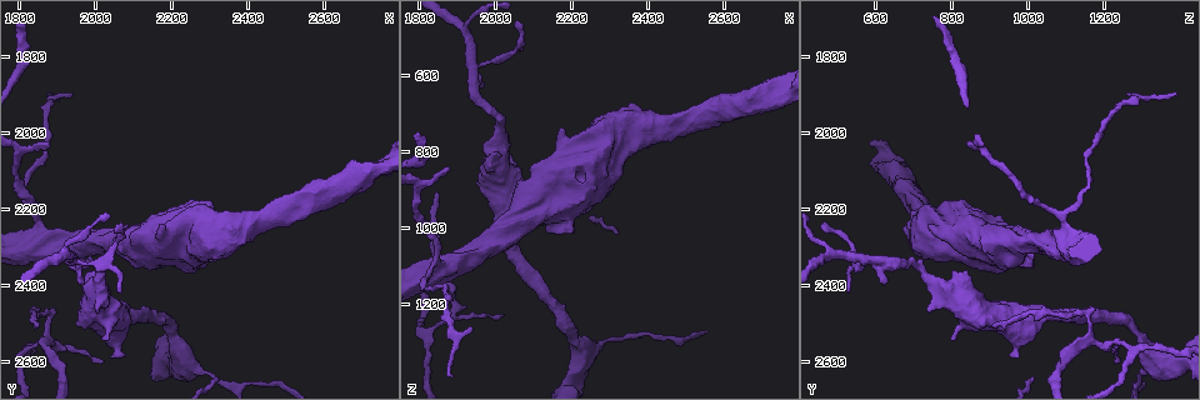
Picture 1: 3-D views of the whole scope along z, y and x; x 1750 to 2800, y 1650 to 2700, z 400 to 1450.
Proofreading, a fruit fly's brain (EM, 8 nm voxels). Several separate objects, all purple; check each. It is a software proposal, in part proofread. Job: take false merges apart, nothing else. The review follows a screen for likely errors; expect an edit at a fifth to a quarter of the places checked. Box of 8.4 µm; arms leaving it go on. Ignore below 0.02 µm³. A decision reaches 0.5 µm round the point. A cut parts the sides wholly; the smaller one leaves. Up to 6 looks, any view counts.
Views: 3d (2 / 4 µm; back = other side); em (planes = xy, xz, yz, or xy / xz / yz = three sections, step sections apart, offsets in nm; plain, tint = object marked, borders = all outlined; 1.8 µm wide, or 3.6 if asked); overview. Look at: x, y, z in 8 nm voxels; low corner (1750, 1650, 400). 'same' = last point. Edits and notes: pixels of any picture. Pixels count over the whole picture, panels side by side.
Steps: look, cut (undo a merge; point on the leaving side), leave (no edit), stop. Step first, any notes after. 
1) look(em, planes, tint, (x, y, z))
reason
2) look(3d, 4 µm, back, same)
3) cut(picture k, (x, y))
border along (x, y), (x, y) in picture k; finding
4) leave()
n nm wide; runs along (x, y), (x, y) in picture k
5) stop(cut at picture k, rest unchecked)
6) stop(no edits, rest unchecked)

look(3d, 4 µm, (2365, 2255, 720))
thick turns thin

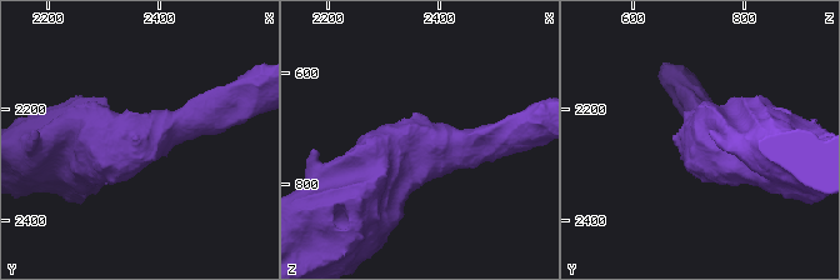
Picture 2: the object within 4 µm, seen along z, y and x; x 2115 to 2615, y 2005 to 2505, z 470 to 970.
look(em, 3.6 µm, planes, tint, (2370, 2255, 725))
shape alone is not enough

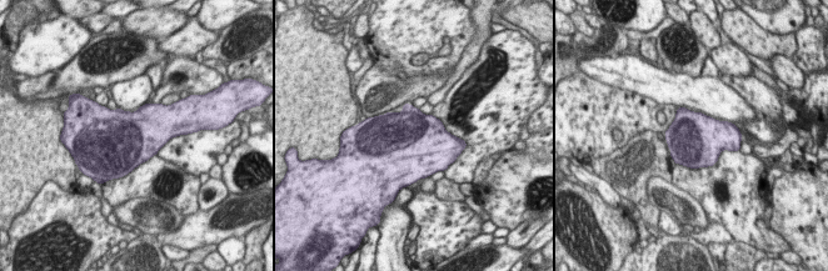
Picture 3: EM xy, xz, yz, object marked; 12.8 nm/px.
leave()
700 nm wide; one cell here

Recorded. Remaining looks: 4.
look(em, 3.6 µm, yz, step 8, tint, (2155, 2335, 975))
sudden change in width

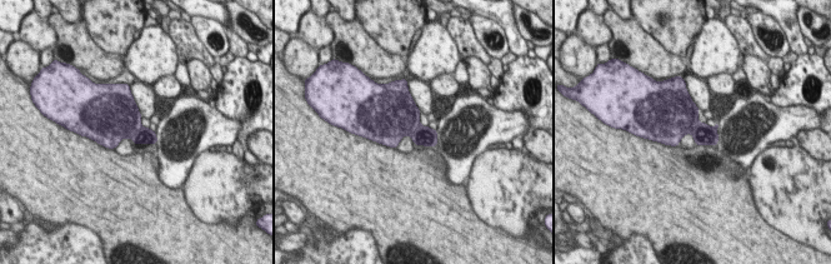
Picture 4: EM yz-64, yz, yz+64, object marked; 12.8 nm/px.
leave()
continuous, no second cell

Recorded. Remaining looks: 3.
look(3d, 4 µm, (2005, 2420, 780))
thick turns thin

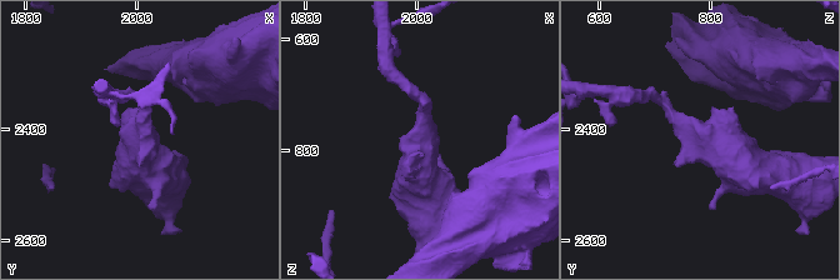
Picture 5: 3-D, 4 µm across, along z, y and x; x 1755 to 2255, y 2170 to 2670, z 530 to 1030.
look(em, 3.6 µm, planes, tint, (2005, 2420, 780))
arms of 170, 600 nm

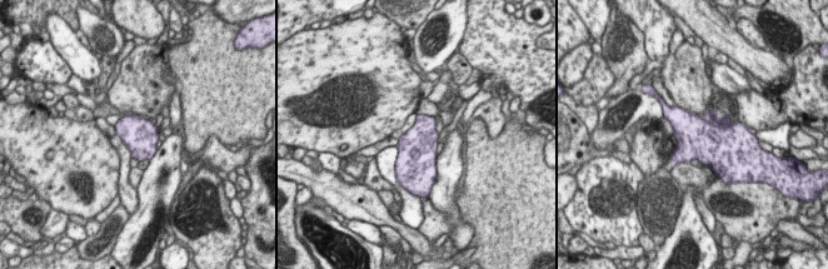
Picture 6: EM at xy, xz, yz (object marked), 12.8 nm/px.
leave()
440 nm wide; one cell here

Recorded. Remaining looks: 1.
stop(no edits, rest unchecked)

